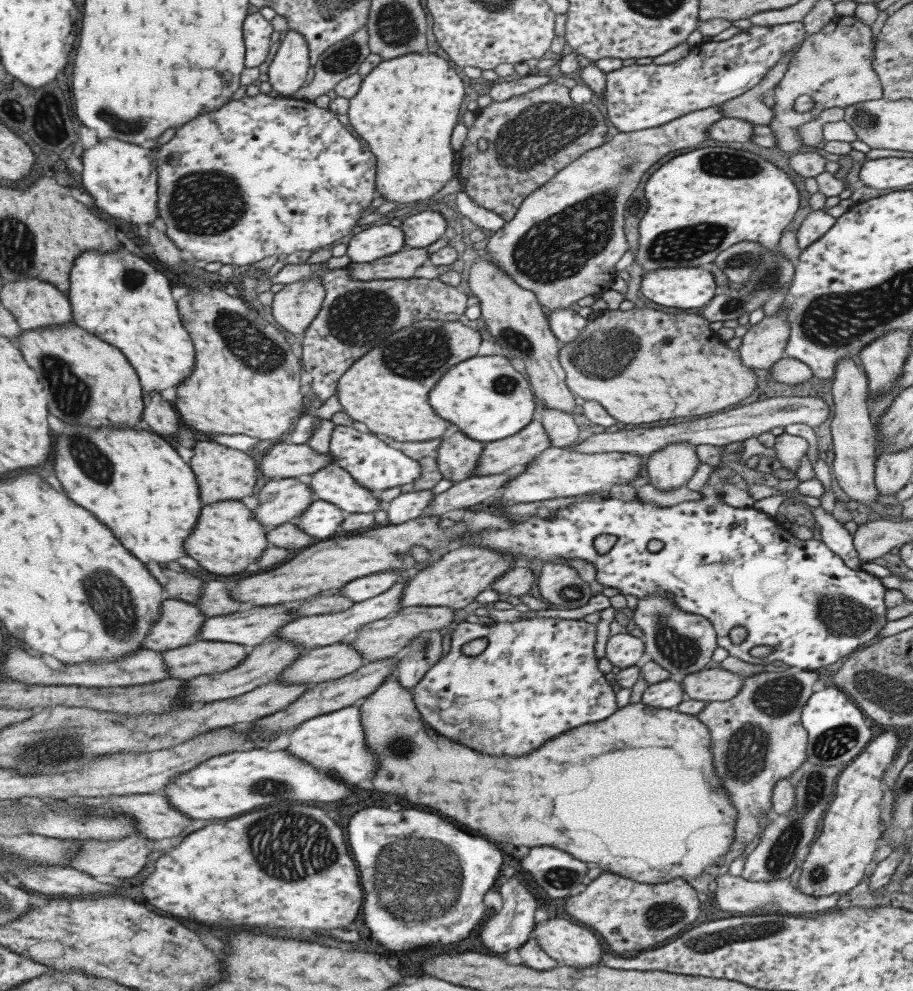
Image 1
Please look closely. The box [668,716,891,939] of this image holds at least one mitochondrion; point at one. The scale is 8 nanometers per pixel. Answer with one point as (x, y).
(784, 847)

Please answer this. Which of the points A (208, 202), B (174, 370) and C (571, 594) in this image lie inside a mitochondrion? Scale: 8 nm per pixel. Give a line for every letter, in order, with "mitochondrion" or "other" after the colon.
A: mitochondrion
B: other
C: mitochondrion

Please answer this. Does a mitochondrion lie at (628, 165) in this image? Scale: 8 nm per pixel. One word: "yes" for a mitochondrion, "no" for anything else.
yes

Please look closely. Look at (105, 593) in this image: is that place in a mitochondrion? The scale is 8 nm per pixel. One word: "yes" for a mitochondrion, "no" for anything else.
yes

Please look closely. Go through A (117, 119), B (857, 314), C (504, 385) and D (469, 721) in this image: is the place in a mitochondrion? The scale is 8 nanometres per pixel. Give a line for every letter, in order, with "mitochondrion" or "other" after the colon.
A: mitochondrion
B: mitochondrion
C: mitochondrion
D: mitochondrion

